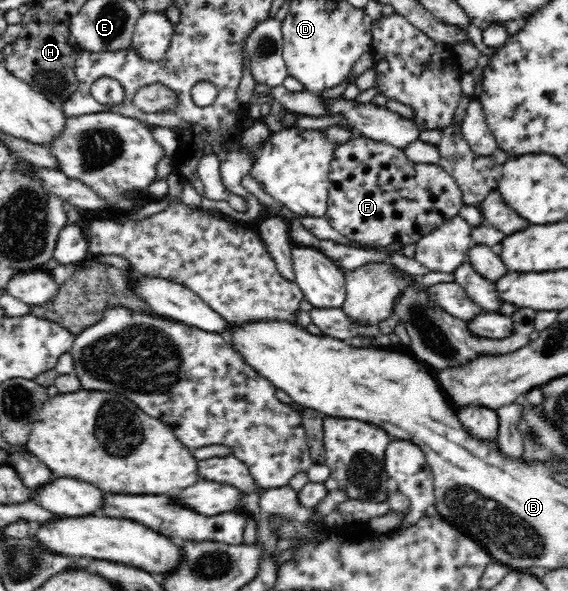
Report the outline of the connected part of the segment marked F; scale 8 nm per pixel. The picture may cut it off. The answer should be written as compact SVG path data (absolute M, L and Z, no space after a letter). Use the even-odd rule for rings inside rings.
M360 135L335 147L329 185L328 207L324 217L333 229L349 241L372 248L417 244L421 238L459 215L464 205L462 190L443 168L435 164L412 162L408 150Z

